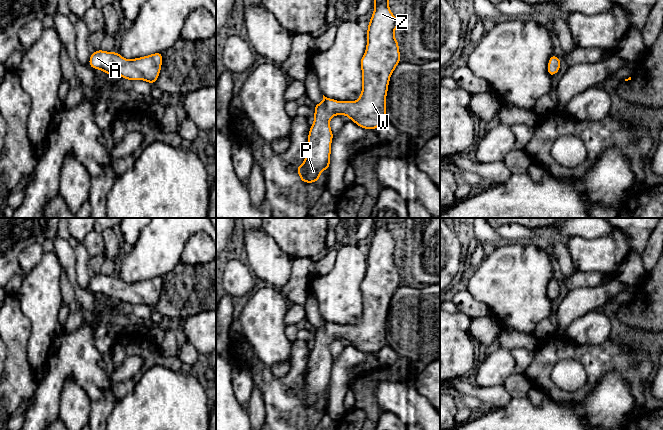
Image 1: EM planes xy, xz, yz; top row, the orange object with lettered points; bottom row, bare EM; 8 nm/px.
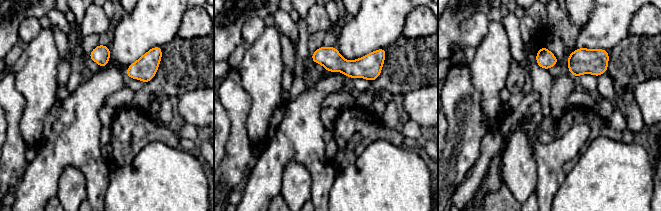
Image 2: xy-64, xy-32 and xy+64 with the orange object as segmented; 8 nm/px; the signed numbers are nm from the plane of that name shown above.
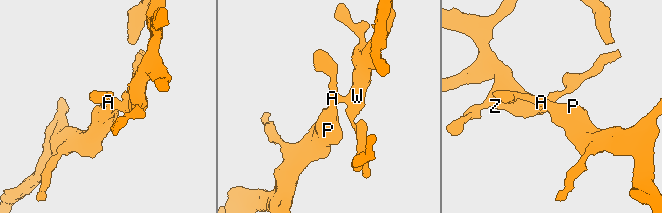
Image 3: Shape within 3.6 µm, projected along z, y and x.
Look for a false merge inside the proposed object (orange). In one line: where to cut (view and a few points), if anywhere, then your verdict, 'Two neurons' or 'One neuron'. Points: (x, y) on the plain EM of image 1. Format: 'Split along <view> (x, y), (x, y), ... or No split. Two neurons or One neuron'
No split. One neuron

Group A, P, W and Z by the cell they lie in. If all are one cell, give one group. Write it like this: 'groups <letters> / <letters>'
groups A P W Z

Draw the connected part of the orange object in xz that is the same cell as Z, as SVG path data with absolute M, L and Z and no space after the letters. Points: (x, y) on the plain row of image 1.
M391 218L374 219L374 236L368 247L366 256L367 268L363 281L360 284L362 294L362 316L359 323L351 325L337 325L323 319L323 324L314 329L314 346L308 357L308 369L305 376L305 385L296 391L301 406L315 407L319 405L321 396L330 391L331 366L334 358L330 352L330 343L336 339L346 339L359 351L367 354L376 354L384 346L386 340L386 321L390 301L400 287L400 274L398 264L395 263L394 254L400 251L401 246L392 238L388 229Z

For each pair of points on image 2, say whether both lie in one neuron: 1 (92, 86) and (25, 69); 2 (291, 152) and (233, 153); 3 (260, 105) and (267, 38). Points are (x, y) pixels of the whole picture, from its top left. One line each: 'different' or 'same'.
1: different
2: different
3: same

